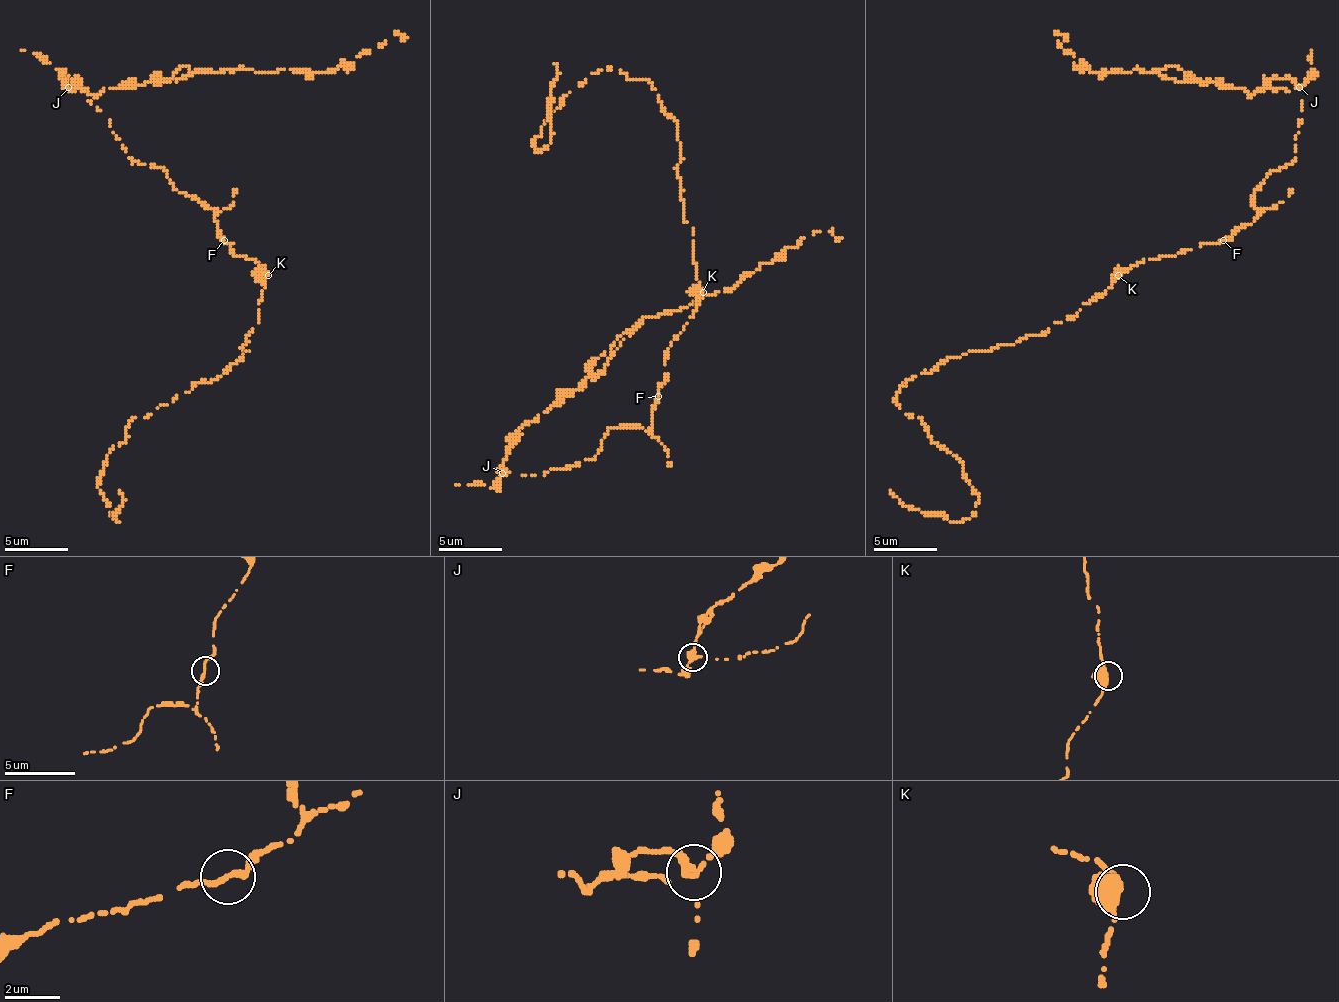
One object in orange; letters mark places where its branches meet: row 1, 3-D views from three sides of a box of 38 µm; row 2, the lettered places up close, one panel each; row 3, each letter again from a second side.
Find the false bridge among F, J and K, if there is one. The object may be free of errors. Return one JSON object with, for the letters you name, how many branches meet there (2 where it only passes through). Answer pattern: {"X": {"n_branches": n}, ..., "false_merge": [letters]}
{"J": {"n_branches": 2}, "false_merge": ["J"]}

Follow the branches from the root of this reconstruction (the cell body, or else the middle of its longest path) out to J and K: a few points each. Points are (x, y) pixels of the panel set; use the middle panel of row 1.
J: (658, 396), (649, 431), (611, 428), (601, 440), (601, 450), (592, 459), (551, 469), (544, 475), (503, 472)
K: (658, 396), (658, 387), (665, 380), (665, 352), (684, 330), (696, 307), (696, 298), (703, 292)

